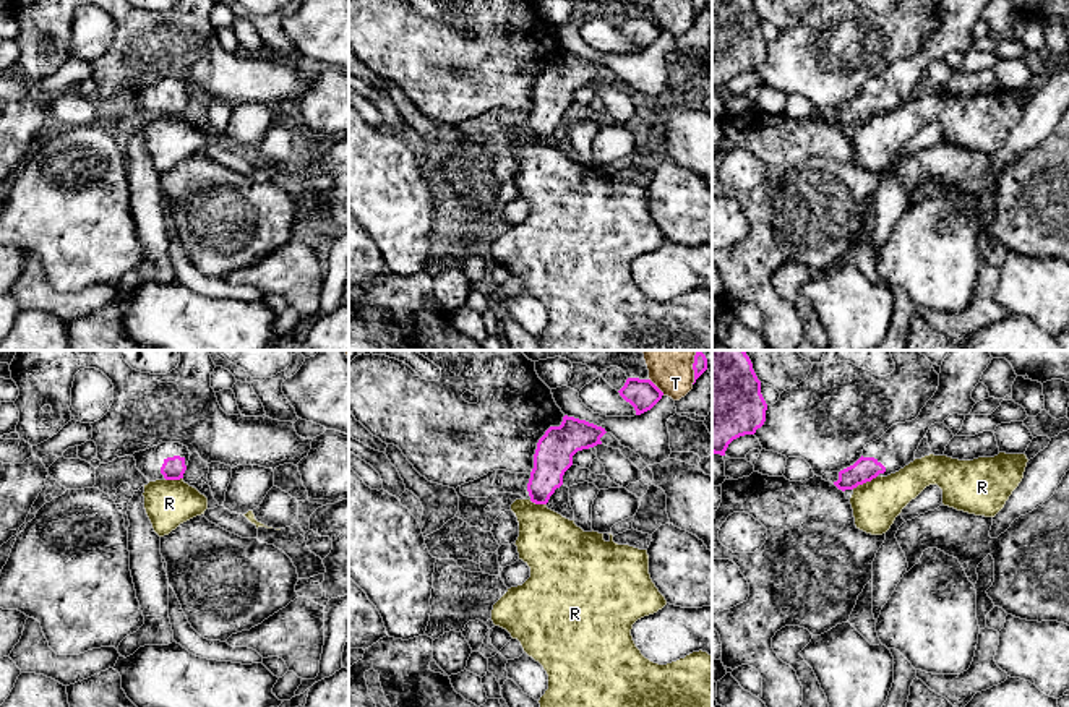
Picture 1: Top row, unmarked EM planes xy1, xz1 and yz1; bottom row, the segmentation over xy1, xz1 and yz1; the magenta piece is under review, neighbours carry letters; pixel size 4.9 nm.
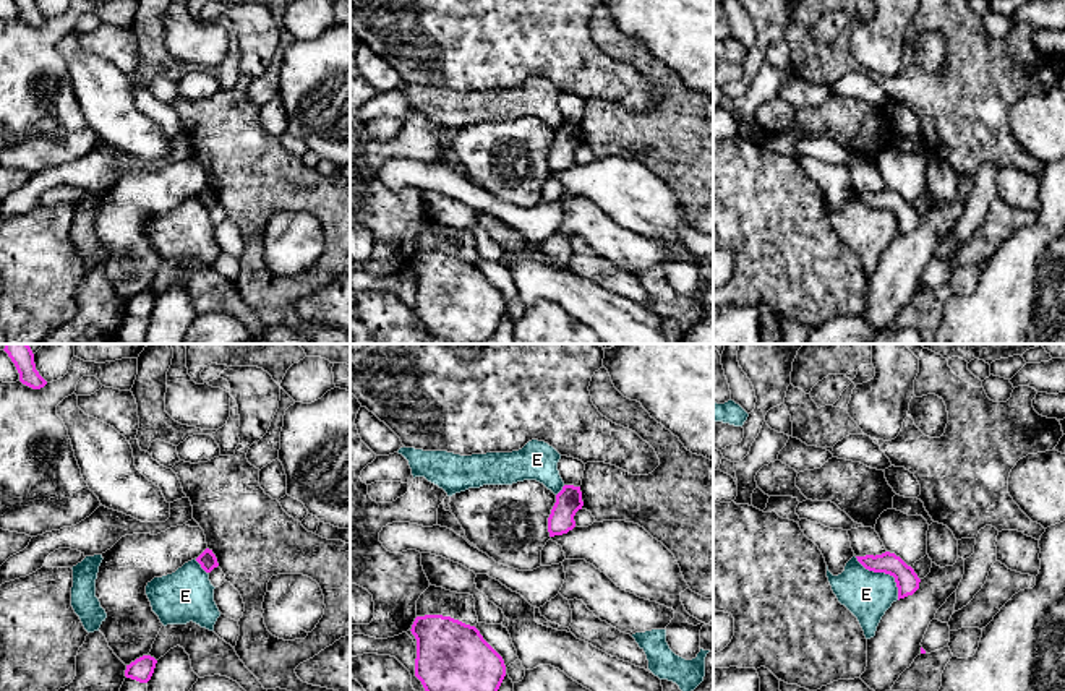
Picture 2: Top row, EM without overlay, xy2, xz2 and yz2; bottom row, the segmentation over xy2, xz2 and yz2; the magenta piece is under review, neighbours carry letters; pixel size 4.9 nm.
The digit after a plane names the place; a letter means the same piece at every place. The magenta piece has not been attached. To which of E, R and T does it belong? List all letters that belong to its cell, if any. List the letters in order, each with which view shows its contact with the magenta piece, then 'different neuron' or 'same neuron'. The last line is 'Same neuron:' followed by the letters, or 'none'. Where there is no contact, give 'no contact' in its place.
E: yz2 | different neuron
R: yz1 | different neuron
T: xz1 | different neuron
Same neuron: none

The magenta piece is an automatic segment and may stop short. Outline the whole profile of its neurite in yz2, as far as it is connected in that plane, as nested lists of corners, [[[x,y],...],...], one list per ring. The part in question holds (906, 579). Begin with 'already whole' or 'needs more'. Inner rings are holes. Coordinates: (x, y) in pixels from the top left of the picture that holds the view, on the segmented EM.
already whole | [[[895,553],[856,556],[858,561],[869,571],[885,573],[895,577],[898,587],[898,600],[913,595],[919,589],[921,579],[911,566],[908,566]]]

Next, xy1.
needs more | [[[161,443],[135,452],[136,469],[149,480],[180,480],[190,461],[190,451],[180,443]]]

